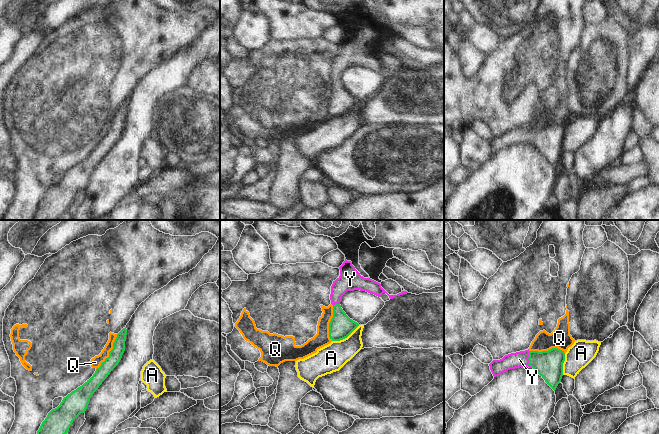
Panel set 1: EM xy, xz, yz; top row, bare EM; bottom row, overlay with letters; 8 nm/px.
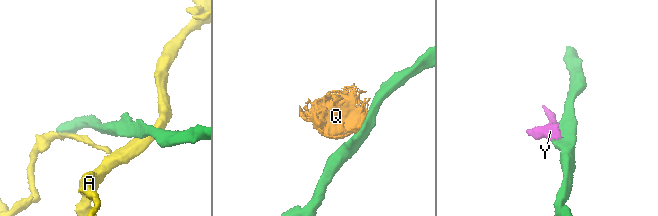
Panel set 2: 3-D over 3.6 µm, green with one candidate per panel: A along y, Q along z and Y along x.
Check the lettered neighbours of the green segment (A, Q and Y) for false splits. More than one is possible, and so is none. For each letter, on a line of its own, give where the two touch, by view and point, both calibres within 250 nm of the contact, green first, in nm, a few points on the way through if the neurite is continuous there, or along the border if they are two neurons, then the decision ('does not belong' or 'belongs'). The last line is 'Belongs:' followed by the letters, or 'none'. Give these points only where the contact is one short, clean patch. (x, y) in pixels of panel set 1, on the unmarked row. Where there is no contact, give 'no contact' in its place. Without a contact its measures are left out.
A: xz (345, 113) | 190/220 nm | does not belong
Q: xy (109, 128) | 110/90 nm | along xy (117, 110), (109, 131), (96, 145) | does not belong
Y: yz (529, 136) | 220/130 nm | across yz (549, 140), (537, 136), (529, 136), (519, 135) | belongs
Belongs: Y

